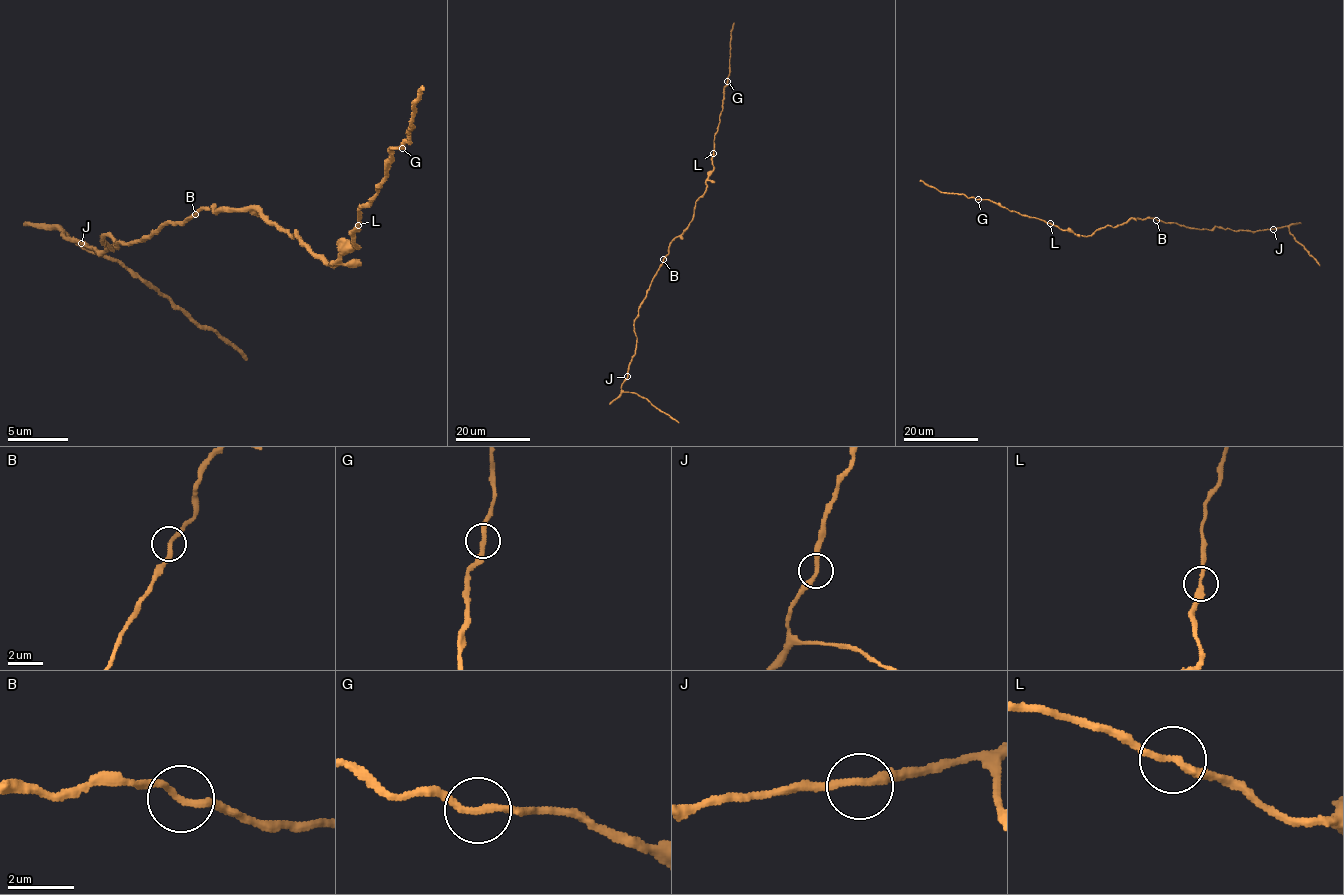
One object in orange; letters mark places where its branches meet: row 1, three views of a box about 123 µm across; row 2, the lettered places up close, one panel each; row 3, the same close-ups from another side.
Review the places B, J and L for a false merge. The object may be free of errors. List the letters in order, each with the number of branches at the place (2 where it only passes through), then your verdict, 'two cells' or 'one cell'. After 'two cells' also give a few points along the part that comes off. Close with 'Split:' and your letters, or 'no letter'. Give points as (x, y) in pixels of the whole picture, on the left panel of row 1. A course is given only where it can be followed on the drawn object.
B: branches 2; one cell
J: branches 2; one cell
L: branches 2; one cell
Split: no letter

